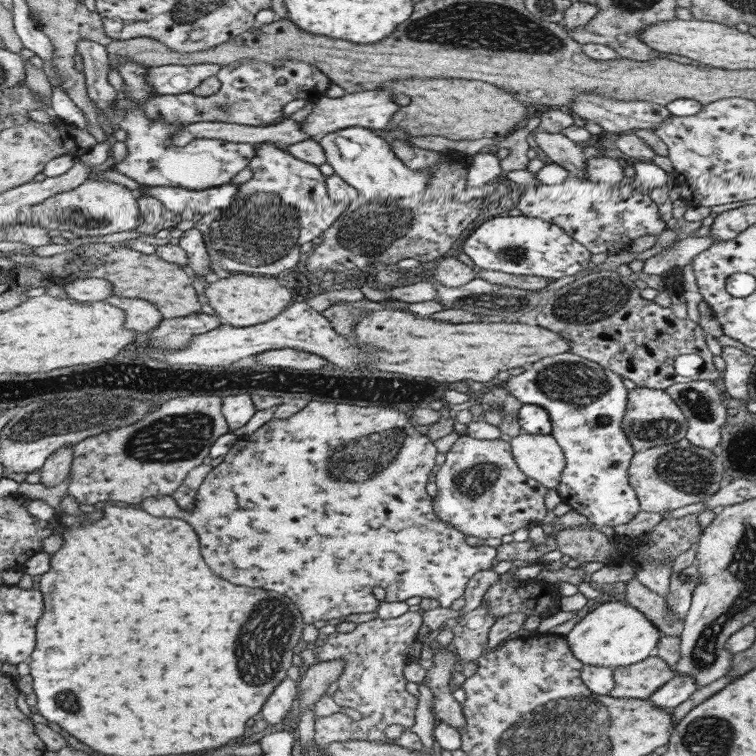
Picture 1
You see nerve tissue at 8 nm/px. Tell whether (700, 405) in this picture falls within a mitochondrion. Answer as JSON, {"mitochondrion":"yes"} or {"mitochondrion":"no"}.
{"mitochondrion":"yes"}

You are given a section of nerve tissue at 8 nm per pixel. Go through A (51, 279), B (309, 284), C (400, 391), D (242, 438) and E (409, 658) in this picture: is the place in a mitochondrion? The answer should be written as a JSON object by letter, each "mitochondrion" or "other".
{"A":"other","B":"other","C":"mitochondrion","D":"other","E":"other"}

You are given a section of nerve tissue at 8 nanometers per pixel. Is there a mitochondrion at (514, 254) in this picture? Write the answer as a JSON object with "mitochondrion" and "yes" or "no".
{"mitochondrion":"yes"}

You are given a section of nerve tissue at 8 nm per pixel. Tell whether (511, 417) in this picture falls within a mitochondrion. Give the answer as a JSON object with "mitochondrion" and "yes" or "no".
{"mitochondrion":"no"}

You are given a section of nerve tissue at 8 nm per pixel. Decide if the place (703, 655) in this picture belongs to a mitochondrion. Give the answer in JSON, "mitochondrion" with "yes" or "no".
{"mitochondrion":"yes"}

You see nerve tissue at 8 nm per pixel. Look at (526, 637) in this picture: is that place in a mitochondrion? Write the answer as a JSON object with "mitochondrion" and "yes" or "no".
{"mitochondrion":"no"}

